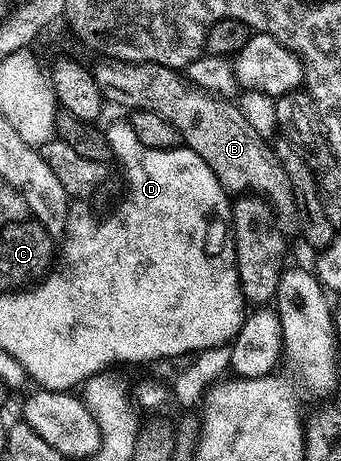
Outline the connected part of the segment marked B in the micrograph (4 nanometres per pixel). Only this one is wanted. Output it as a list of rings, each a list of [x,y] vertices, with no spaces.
[[[109,59],[95,69],[97,85],[106,102],[126,105],[126,110],[142,109],[163,115],[175,131],[179,131],[184,148],[195,151],[215,175],[229,195],[256,195],[271,206],[273,216],[282,230],[298,224],[297,204],[291,191],[291,179],[277,161],[276,152],[265,146],[257,129],[245,118],[245,113],[232,100],[216,97],[192,85],[184,72],[155,63]]]

